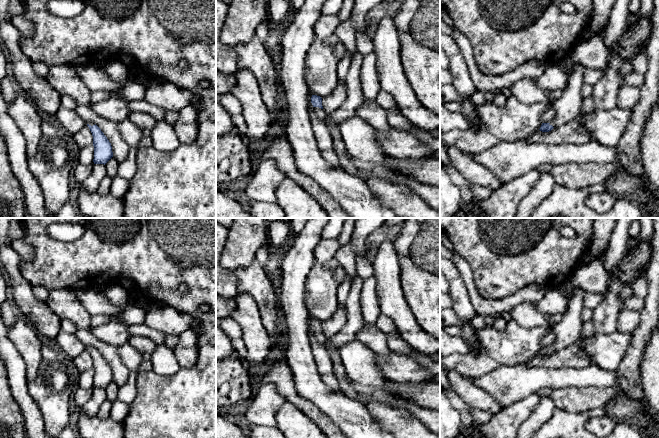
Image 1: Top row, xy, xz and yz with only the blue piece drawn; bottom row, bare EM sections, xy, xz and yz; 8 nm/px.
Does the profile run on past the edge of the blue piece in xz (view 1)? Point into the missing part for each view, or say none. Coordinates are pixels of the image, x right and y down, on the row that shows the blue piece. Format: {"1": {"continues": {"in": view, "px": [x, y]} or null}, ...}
{"1": {"continues": {"in": "xz", "px": [320, 113]}}}

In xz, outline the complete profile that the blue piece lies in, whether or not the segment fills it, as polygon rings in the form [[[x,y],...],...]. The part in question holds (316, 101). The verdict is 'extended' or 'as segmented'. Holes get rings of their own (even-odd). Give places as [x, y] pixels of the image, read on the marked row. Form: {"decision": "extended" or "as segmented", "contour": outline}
{"decision": "extended", "contour": [[[312,95],[311,97],[311,103],[313,105],[313,112],[314,114],[320,118],[320,119],[325,119],[327,114],[325,113],[325,111],[323,110],[323,106],[322,106],[322,98],[320,96],[317,95]]]}

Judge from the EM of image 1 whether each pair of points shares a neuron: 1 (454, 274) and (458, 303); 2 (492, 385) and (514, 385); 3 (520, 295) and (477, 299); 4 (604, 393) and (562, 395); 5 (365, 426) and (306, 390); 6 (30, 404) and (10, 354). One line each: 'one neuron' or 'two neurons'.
1: one neuron
2: one neuron
3: one neuron
4: one neuron
5: one neuron
6: one neuron

